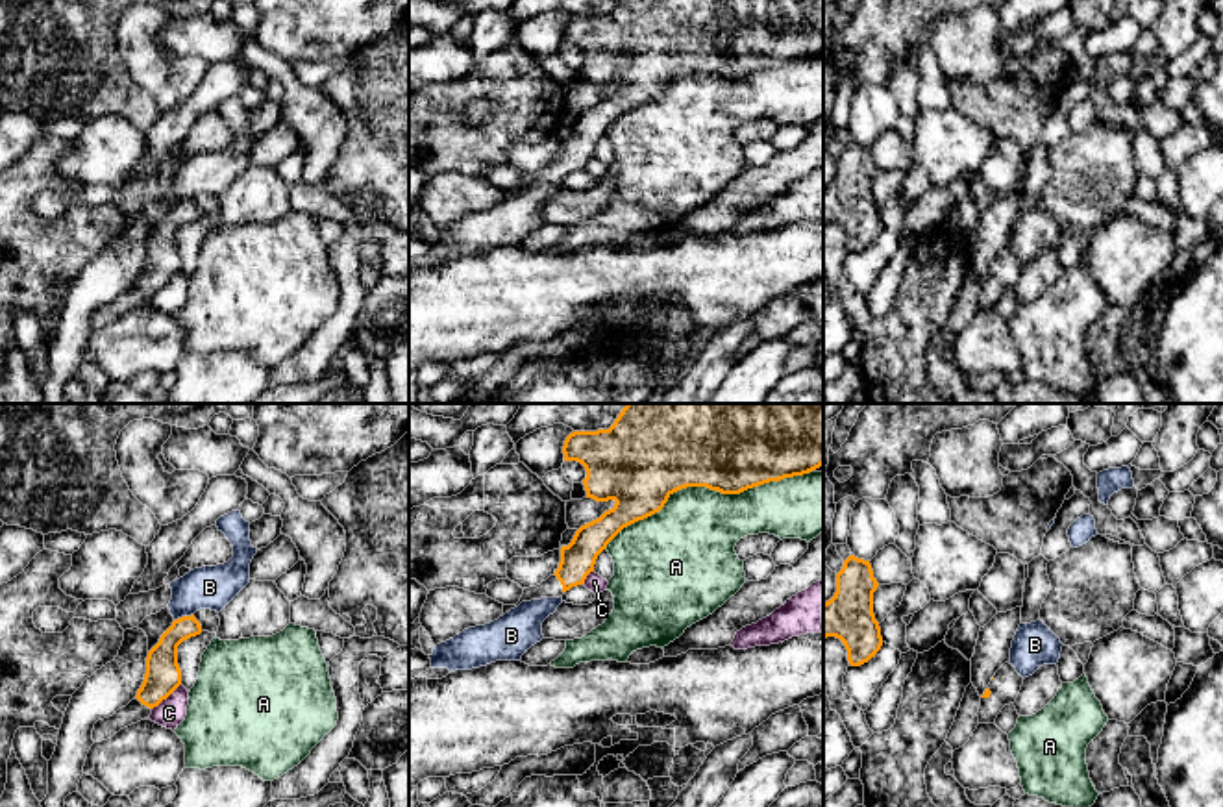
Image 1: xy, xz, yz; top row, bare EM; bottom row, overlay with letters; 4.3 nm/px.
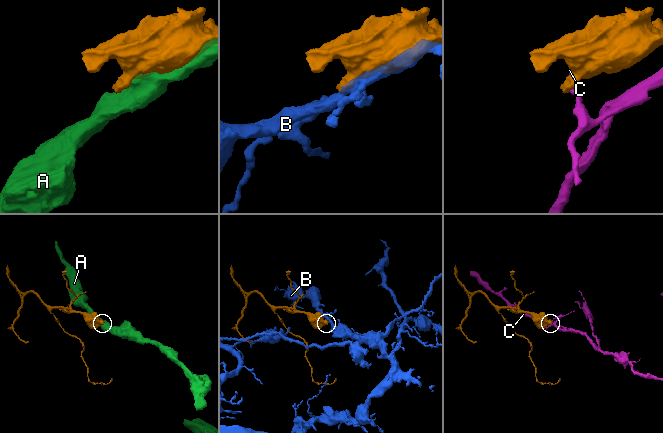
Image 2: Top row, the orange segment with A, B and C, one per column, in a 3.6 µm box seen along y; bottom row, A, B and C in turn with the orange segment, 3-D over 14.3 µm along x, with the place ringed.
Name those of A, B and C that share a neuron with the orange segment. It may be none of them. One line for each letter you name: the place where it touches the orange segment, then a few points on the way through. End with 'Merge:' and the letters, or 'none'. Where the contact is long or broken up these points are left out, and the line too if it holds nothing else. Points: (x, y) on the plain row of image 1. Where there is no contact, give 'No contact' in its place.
Merge: none

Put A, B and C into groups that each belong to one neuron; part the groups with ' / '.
A / B / C

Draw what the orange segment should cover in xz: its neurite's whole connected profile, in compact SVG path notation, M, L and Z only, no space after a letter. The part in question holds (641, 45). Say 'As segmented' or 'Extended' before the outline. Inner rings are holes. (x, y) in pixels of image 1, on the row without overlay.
Extended. M618 0L618 4L609 15L570 19L564 26L562 39L564 39L564 46L577 46L585 52L587 63L583 65L583 70L587 76L587 83L592 83L596 87L614 85L616 89L612 94L605 96L599 104L581 111L575 117L572 128L561 133L561 148L555 159L537 172L524 174L524 180L516 191L503 191L503 200L518 192L522 187L531 187L531 185L540 185L540 183L562 183L562 180L570 176L572 172L583 170L587 161L594 157L598 141L624 113L659 98L668 87L668 83L681 74L707 72L722 80L740 80L747 74L753 74L770 67L781 67L784 63L803 61L820 54L823 50L823 0Z

